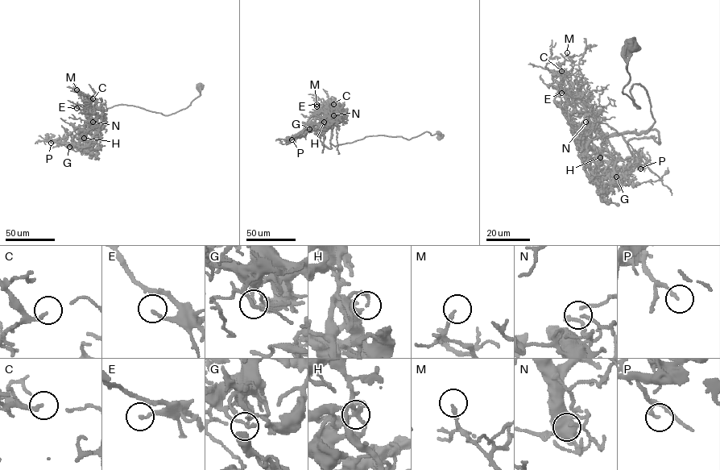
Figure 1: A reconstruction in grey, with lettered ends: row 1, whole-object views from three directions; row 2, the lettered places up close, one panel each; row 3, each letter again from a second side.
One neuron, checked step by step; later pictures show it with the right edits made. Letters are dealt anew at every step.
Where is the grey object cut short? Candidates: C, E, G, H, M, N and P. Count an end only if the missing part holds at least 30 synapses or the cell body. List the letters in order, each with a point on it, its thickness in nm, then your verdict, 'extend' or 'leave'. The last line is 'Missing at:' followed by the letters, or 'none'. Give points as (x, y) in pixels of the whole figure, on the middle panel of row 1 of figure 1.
C: (333, 104) | 140 nm | extend
E: (316, 104) | 160 nm | leave
G: (309, 129) | 150 nm | leave
H: (324, 122) | 160 nm | leave
M: (316, 106) | 150 nm | leave
N: (333, 115) | 110 nm | leave
P: (291, 139) | 160 nm | leave
Missing at: C

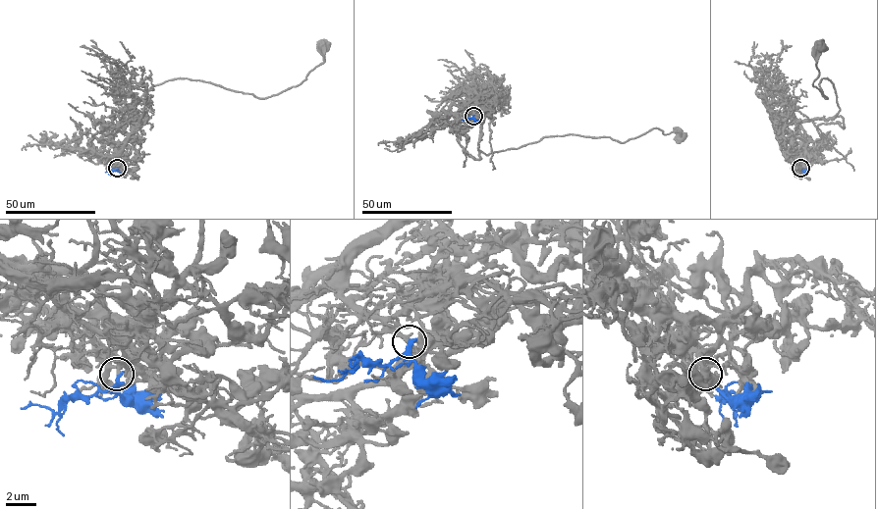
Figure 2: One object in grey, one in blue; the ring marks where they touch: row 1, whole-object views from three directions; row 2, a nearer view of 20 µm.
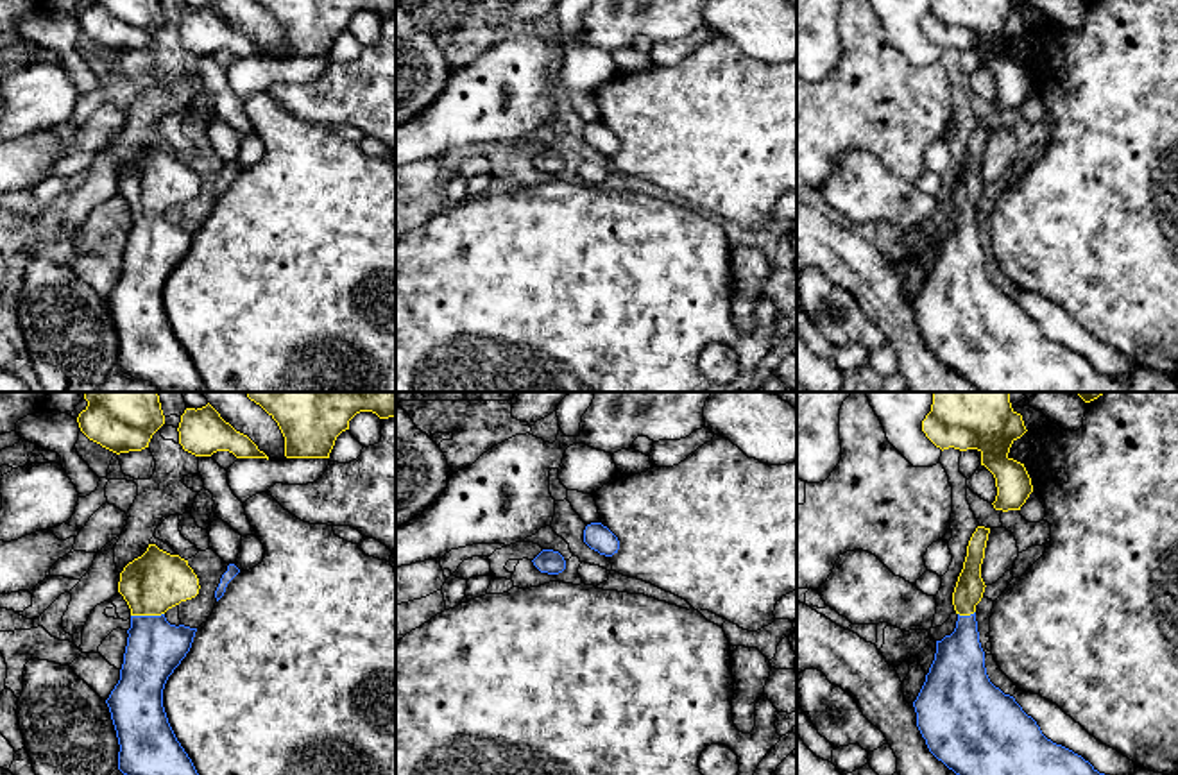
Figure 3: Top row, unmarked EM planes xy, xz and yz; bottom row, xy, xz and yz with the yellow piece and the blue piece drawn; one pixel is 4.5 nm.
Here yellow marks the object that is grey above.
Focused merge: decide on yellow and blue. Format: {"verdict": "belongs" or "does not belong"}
{"verdict": "belongs"}

